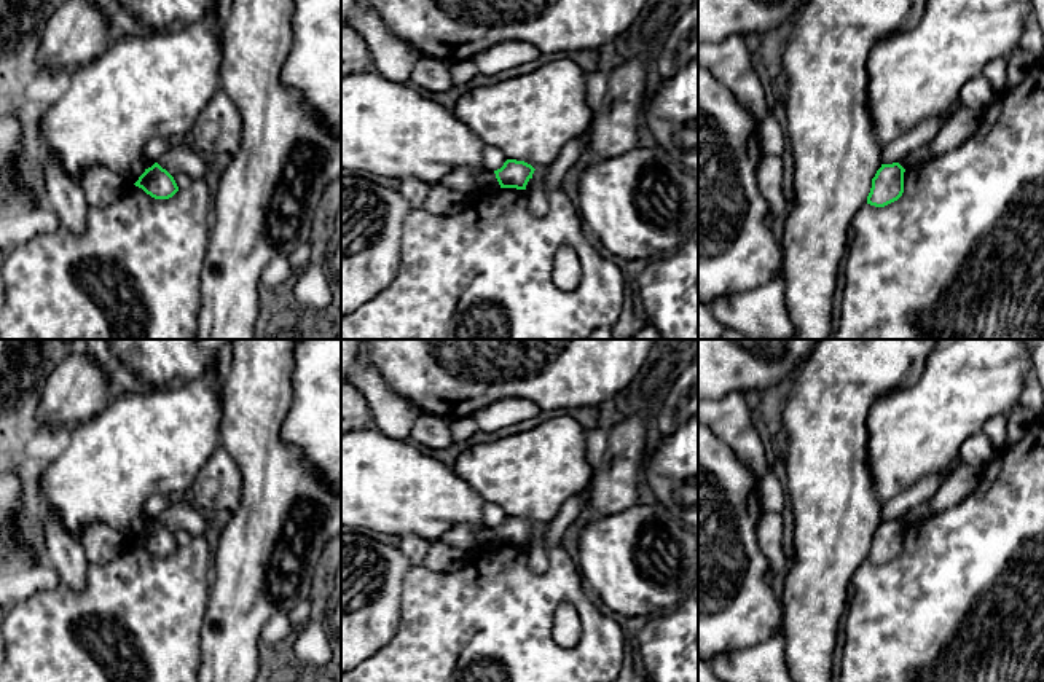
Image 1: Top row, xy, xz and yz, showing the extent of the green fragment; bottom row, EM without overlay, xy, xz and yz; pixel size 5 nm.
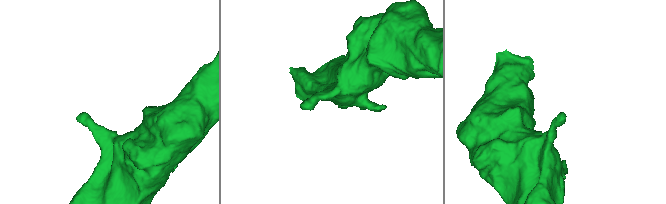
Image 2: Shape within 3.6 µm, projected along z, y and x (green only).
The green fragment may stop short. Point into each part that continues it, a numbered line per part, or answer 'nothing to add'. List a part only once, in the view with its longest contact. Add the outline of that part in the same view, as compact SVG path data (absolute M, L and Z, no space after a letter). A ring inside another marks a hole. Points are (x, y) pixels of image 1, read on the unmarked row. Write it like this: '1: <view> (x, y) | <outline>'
nothing to add

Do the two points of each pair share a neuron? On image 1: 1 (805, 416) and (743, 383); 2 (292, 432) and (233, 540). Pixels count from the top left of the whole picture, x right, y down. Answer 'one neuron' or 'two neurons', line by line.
1: two neurons
2: two neurons

